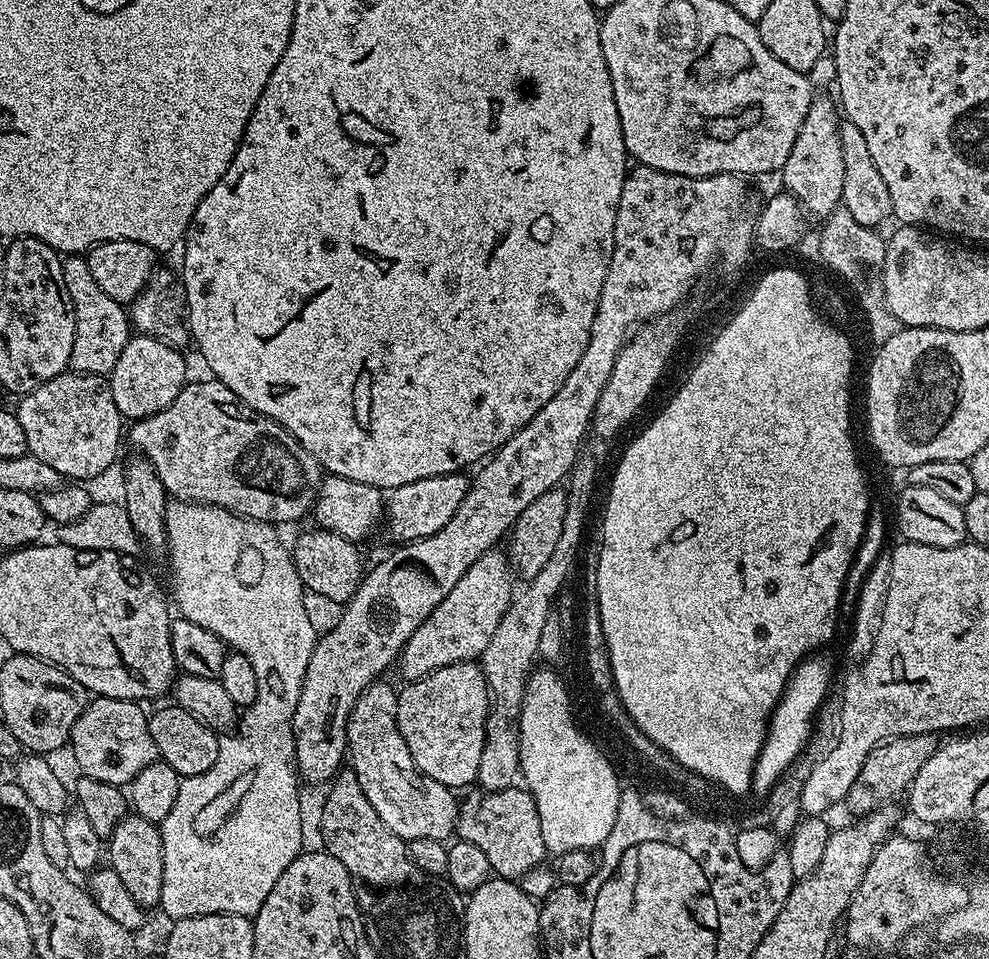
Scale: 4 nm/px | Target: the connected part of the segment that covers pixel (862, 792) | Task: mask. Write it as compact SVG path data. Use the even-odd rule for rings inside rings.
M927 732L926 734L910 734L909 736L895 736L892 740L886 740L879 744L862 762L862 770L858 770L858 778L854 786L850 786L847 807L850 806L856 814L867 814L877 811L887 800L895 796L903 797L908 789L912 787L914 778L922 766L926 766L926 758L934 754L938 747L937 733Z

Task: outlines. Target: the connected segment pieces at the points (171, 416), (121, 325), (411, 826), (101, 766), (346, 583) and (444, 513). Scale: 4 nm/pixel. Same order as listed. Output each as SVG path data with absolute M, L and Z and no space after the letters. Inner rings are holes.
M215 378L207 379L200 380L197 384L195 382L185 384L184 389L178 394L178 398L174 398L174 402L170 402L170 406L166 406L160 412L155 412L153 416L145 416L144 419L135 421L131 425L132 444L140 451L137 453L143 459L150 461L154 466L154 470L158 470L158 478L162 478L162 486L167 490L169 497L186 500L190 504L213 504L219 508L230 510L239 516L245 516L251 520L261 520L273 526L292 524L295 520L302 519L304 515L307 517L316 502L316 496L320 492L322 483L322 469L319 462L278 422L274 422L266 414L246 406L246 402L242 402L237 398L221 380Z
M68 254L63 257L63 261L62 278L66 281L66 290L70 293L76 319L74 350L70 354L68 367L74 372L107 377L114 370L114 362L118 362L130 338L129 313L125 305L110 298L110 294L105 294L98 287L98 282L94 282L90 266L83 255Z
M377 682L358 698L354 710L348 719L348 750L347 759L350 761L350 771L358 778L358 786L362 786L362 794L370 798L370 806L378 810L378 818L394 830L404 841L414 838L434 838L447 841L456 831L456 819L460 813L458 796L451 788L442 782L434 782L434 778L423 776L416 768L414 758L410 758L410 750L402 738L396 725L397 689L391 688L385 682Z
M98 696L89 699L88 704L82 710L78 722L74 722L70 749L76 759L79 771L90 778L98 778L98 782L110 782L117 786L127 786L132 779L146 766L157 763L158 753L154 746L154 738L150 738L150 726L148 725L149 713L143 712L141 705L135 700L123 700L122 698L106 698Z
M323 530L316 532L304 532L296 540L296 545L291 545L292 561L298 570L298 578L302 578L305 589L316 596L321 596L324 600L333 600L337 606L343 606L348 603L348 599L358 590L361 580L364 579L366 563L360 557L360 552L353 541L342 538L342 534L334 534Z
M451 472L391 489L386 496L386 528L388 524L389 534L396 542L421 540L438 534L438 530L442 530L442 526L454 518L454 510L458 510L462 498L466 498L469 483L467 475Z

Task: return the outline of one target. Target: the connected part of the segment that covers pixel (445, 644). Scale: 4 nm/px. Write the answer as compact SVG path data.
M493 550L482 554L462 578L438 602L434 614L410 634L410 640L400 652L398 669L405 677L405 681L419 680L422 676L429 676L434 670L442 670L442 666L463 664L475 661L490 646L490 638L494 638L494 630L498 630L498 622L506 614L508 605L514 599L514 572L510 561L503 551Z

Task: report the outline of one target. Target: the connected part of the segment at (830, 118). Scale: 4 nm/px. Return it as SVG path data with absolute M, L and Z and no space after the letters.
M822 94L817 95L809 110L806 111L802 130L798 130L798 138L794 138L794 150L790 150L790 158L786 158L786 166L782 169L783 187L800 203L809 217L823 218L829 216L834 209L842 204L842 138L840 125L842 112L835 99L827 100Z

